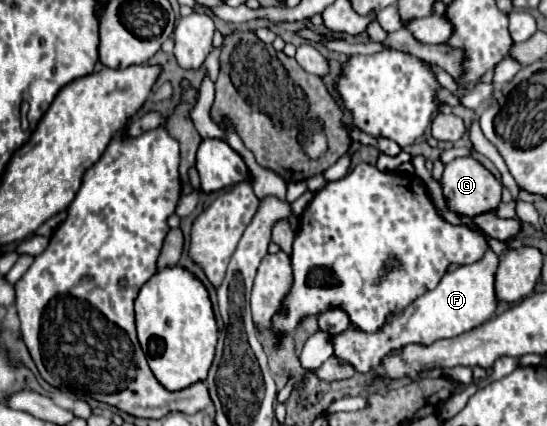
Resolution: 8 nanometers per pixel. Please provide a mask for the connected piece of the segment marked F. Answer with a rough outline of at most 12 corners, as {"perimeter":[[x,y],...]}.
{"perimeter":[[500,258],[446,272],[382,328],[332,336],[356,372],[392,350],[428,346],[488,322]]}

